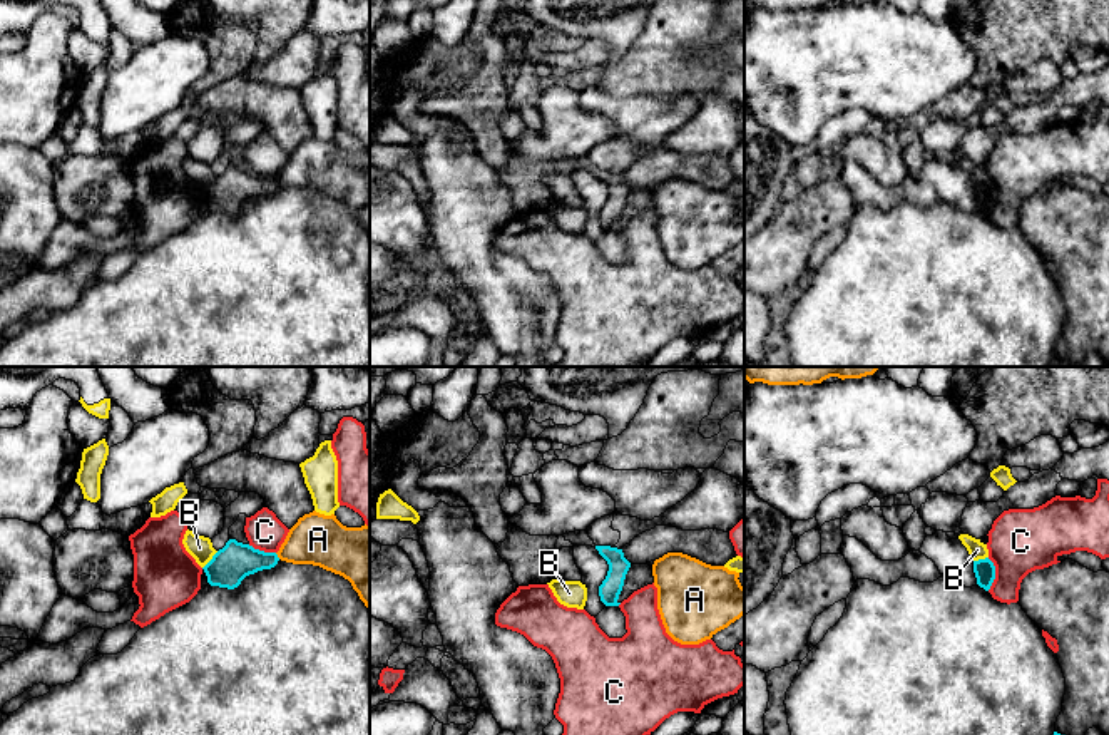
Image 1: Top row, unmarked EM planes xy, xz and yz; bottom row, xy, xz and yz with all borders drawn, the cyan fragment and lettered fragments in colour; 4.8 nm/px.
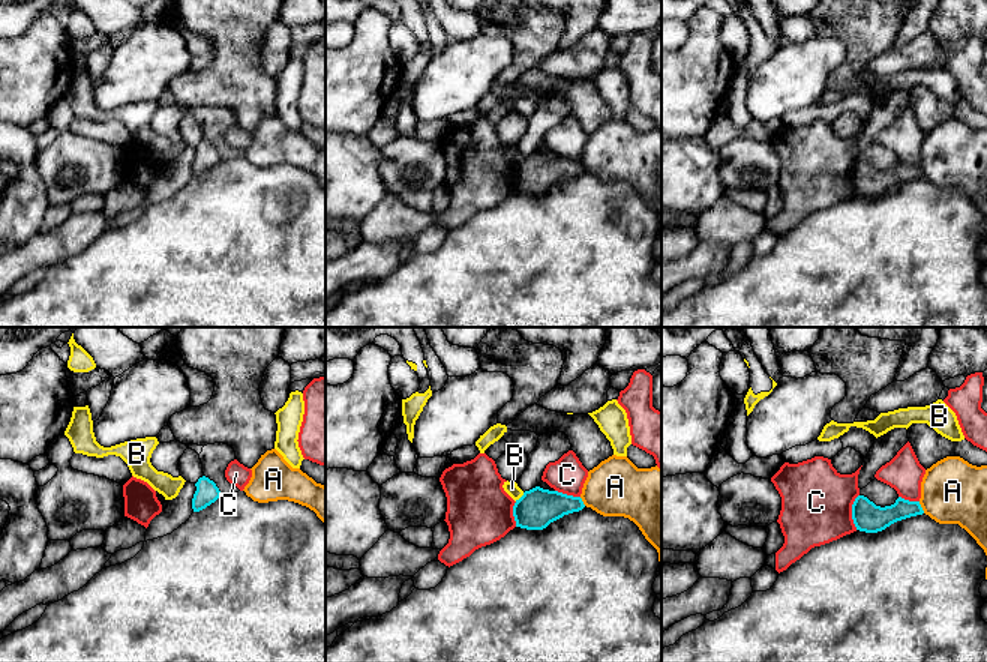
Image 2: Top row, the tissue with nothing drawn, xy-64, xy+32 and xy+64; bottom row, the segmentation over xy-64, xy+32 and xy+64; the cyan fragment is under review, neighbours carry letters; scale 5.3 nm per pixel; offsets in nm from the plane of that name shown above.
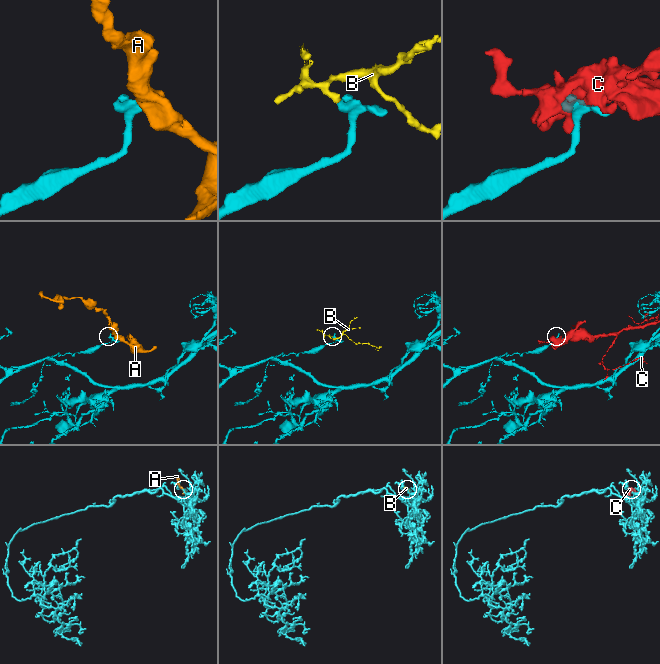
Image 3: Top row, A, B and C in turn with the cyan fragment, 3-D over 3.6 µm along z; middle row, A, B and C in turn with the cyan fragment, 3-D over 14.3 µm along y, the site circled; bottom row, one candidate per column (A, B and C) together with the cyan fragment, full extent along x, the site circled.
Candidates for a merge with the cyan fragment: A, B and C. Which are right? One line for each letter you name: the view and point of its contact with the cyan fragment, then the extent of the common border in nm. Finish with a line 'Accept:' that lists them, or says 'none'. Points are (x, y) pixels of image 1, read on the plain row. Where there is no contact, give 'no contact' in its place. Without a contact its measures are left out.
Accept: none

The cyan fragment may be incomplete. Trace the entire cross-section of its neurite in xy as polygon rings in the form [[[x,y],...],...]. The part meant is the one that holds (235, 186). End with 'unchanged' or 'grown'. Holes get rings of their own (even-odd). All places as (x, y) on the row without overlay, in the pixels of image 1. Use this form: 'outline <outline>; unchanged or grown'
outline [[[229,164],[202,194],[211,211],[234,214],[246,201],[271,194],[278,186],[276,177],[264,177],[249,169]]]; unchanged

